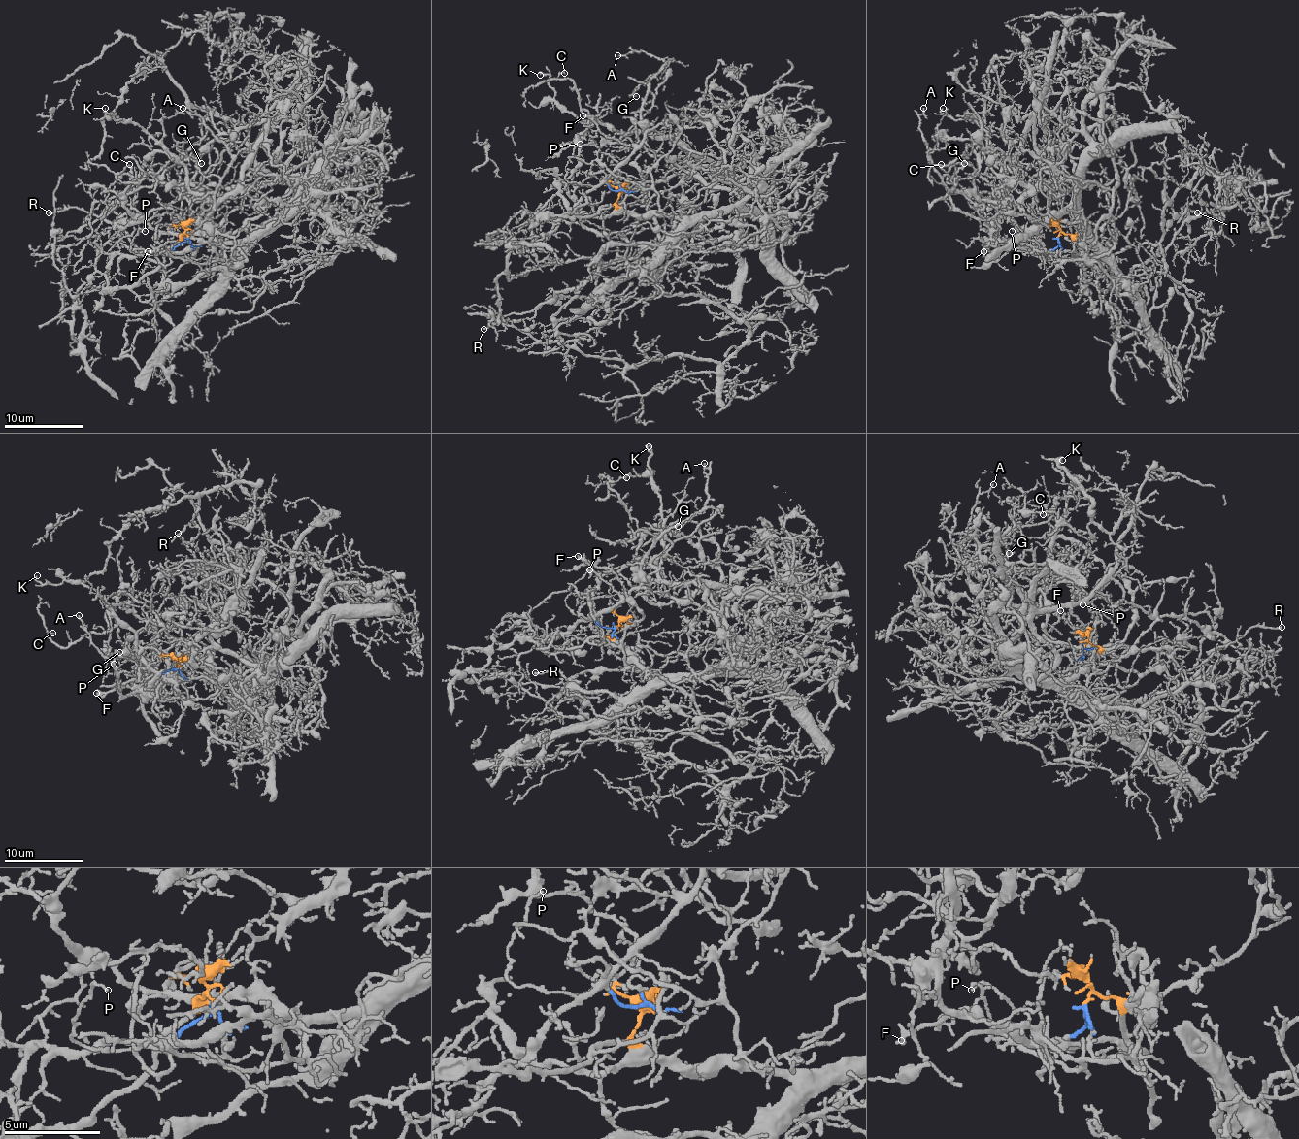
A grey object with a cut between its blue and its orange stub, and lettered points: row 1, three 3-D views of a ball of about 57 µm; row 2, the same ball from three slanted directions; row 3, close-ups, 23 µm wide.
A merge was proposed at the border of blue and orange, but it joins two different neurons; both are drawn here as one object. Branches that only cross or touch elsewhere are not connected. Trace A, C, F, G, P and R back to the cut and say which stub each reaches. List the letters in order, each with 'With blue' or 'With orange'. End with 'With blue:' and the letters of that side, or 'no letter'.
A: With blue
C: With blue
F: With blue
G: With blue
P: With blue
R: With orange
With blue: A, C, F, G, P

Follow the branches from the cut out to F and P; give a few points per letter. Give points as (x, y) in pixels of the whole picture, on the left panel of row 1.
F: (188, 236), (171, 249), (188, 251), (198, 240), (173, 240), (148, 251)
P: (188, 236), (169, 251), (151, 255), (134, 253), (130, 244), (140, 228), (146, 230)

